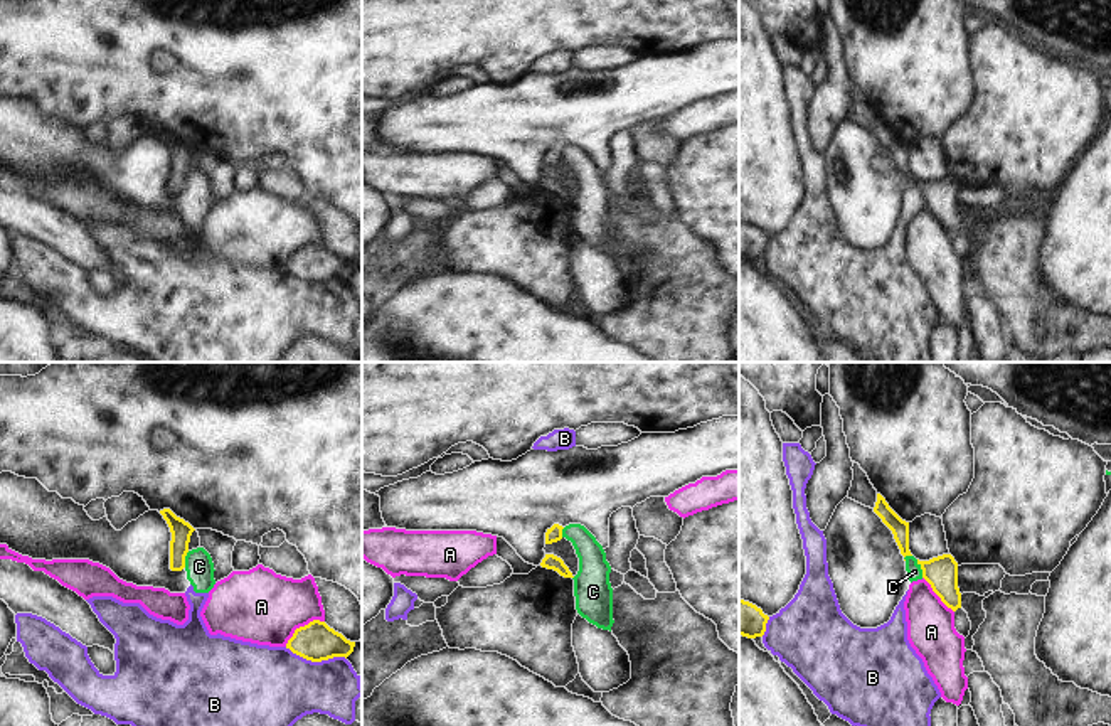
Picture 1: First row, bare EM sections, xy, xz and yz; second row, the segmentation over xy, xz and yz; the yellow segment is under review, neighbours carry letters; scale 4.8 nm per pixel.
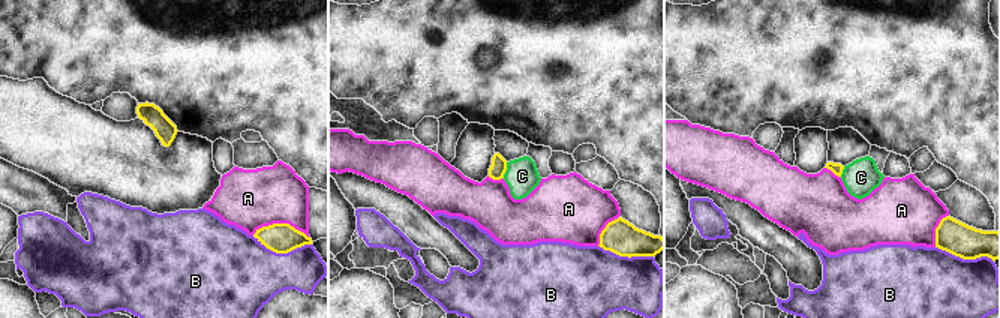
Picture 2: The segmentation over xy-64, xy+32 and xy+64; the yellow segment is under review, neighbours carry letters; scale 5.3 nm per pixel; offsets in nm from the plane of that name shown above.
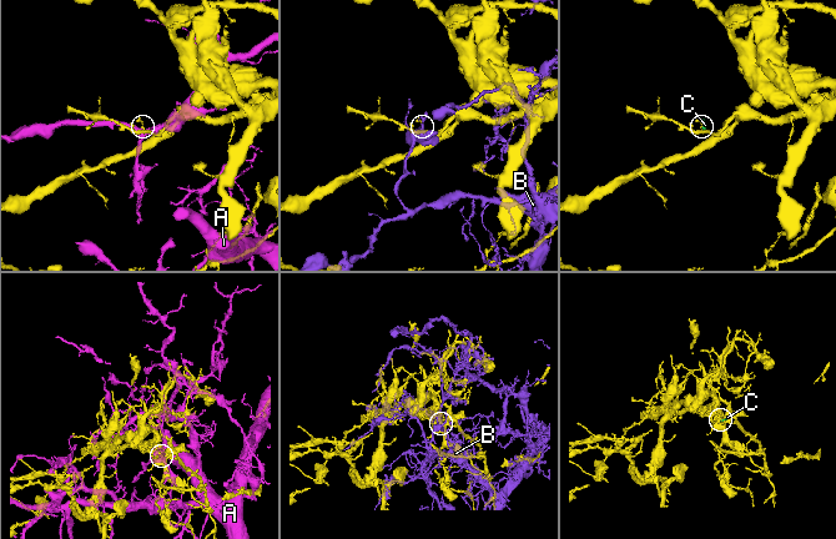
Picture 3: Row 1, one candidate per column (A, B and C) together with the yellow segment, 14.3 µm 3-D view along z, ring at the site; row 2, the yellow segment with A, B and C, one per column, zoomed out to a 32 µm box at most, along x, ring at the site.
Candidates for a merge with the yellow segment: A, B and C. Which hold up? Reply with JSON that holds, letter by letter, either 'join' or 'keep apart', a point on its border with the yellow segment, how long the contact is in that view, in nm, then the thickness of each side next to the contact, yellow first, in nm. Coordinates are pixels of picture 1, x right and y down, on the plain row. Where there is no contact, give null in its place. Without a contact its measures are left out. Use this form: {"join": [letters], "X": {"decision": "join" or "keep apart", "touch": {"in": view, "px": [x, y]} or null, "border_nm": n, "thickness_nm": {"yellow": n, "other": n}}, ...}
{"join": [], "A": {"decision": "keep apart", "touch": {"in": "xy", "px": [302, 250]}, "border_nm": 220, "thickness_nm": {"yellow": 180, "other": 360}}, "B": {"decision": "keep apart", "touch": {"in": "xy", "px": [315, 283]}, "border_nm": 300, "thickness_nm": {"yellow": 180, "other": 400}}, "C": {"decision": "keep apart", "touch": {"in": "yz", "px": [921, 191]}, "border_nm": 90, "thickness_nm": {"yellow": 160, "other": 70}}}

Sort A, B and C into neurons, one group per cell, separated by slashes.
A / B C

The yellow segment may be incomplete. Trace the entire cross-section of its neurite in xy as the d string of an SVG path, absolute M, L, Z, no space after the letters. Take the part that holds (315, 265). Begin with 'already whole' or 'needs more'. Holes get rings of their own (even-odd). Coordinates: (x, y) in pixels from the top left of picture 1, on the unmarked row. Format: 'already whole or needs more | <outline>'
already whole | M313 243L295 253L286 271L293 276L322 285L333 280L348 280L354 275L355 264L347 263L342 256L330 251L325 244Z

